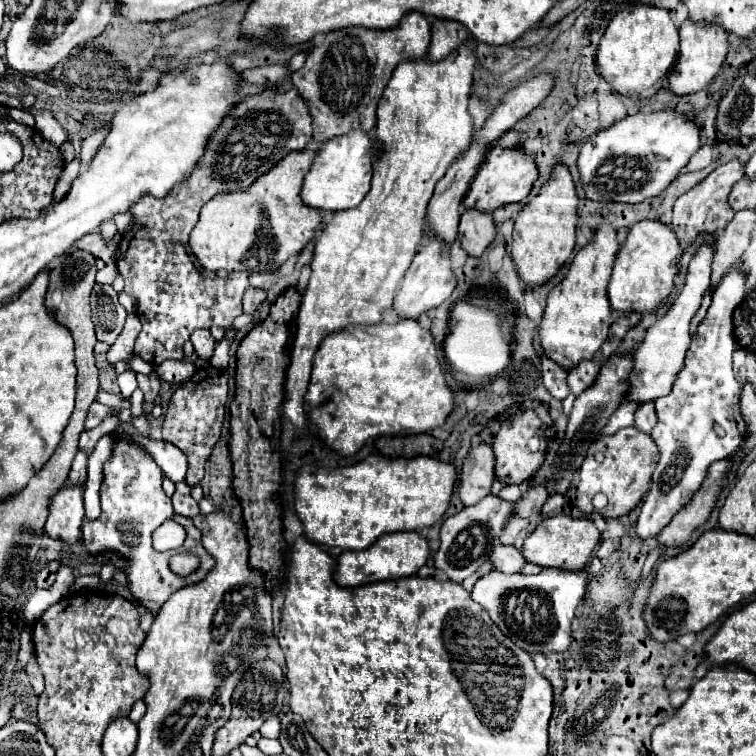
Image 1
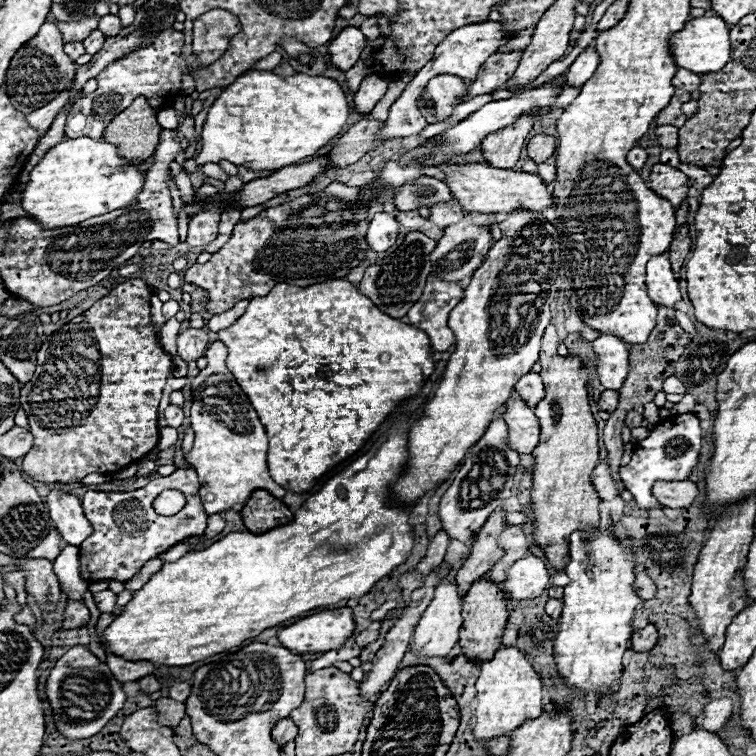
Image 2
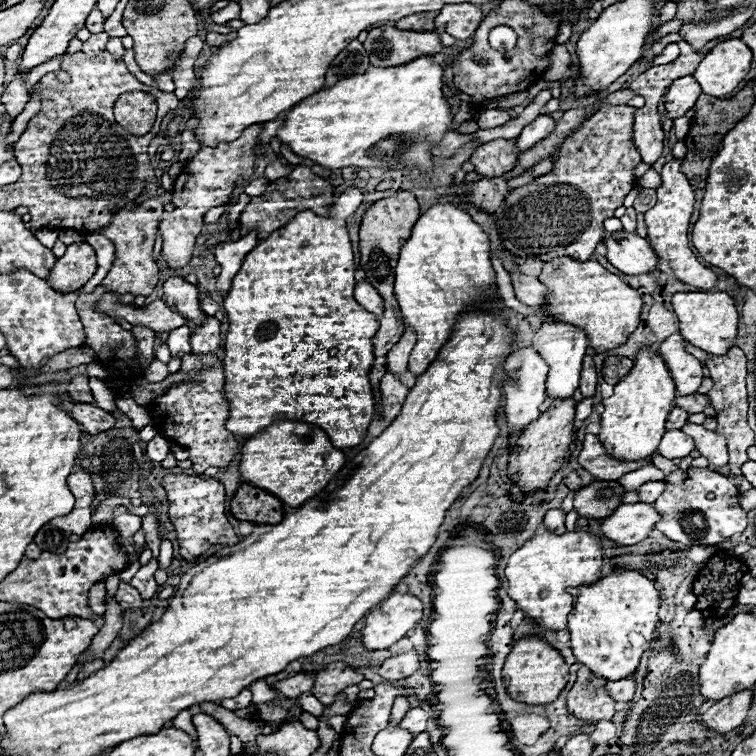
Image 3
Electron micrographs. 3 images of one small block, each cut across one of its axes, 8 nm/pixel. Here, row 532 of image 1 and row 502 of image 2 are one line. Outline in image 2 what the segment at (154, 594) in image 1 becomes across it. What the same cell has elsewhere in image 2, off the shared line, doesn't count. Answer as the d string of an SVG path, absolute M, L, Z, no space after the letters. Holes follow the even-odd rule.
M178 468L170 476L160 476L148 486L134 492L86 492L82 498L84 514L92 522L92 536L80 546L80 576L88 582L118 580L128 582L146 560L160 556L168 548L184 542L190 536L202 536L206 530L208 514L198 498L200 482L192 468ZM178 488L186 496L186 506L174 516L160 516L154 512L154 498L166 490Z

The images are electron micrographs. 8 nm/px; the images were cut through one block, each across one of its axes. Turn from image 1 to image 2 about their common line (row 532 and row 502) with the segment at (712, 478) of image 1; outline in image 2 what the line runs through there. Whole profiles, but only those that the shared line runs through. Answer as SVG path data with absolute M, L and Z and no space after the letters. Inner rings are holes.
M658 480L652 486L652 494L656 496L656 500L662 506L688 508L694 502L694 498L698 496L698 488L690 480L682 480L682 482L662 482L662 480Z

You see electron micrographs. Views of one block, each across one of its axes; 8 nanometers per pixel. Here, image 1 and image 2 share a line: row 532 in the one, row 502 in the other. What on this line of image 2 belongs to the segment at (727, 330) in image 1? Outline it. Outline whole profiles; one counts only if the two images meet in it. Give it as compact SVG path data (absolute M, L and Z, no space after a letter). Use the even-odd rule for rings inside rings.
M692 412L680 414L680 416L670 416L664 422L660 422L658 426L654 426L652 432L648 434L648 438L644 438L636 444L632 460L620 468L622 482L634 494L634 500L640 508L644 508L644 510L650 510L654 506L662 508L650 492L652 484L656 480L684 480L690 474L690 470L698 464L700 448L702 448L700 420Z

